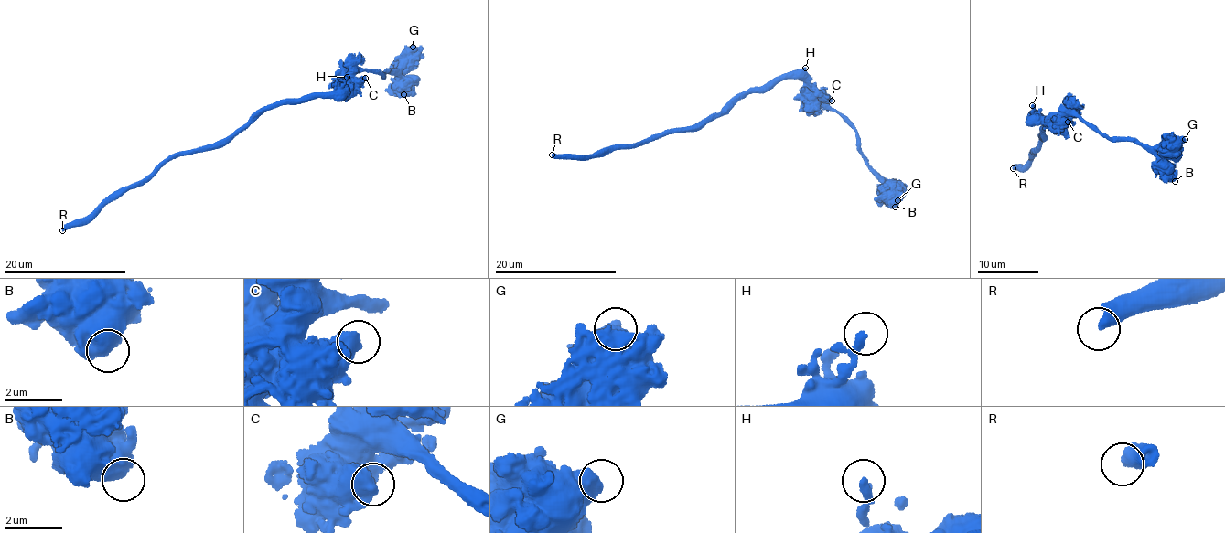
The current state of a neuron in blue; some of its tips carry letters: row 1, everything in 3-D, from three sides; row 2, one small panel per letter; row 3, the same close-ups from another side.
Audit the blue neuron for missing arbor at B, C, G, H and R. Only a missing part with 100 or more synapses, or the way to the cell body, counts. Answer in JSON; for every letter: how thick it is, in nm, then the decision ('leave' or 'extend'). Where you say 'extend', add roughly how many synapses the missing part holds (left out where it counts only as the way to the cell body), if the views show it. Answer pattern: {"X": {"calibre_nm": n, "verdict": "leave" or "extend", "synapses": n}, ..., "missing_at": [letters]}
{"B": {"calibre_nm": 900, "verdict": "leave"}, "C": {"calibre_nm": 650, "verdict": "leave"}, "G": {"calibre_nm": 700, "verdict": "leave"}, "H": {"calibre_nm": 200, "verdict": "leave"}, "R": {"calibre_nm": 500, "verdict": "extend", "synapses": 300}, "missing_at": ["R"]}

